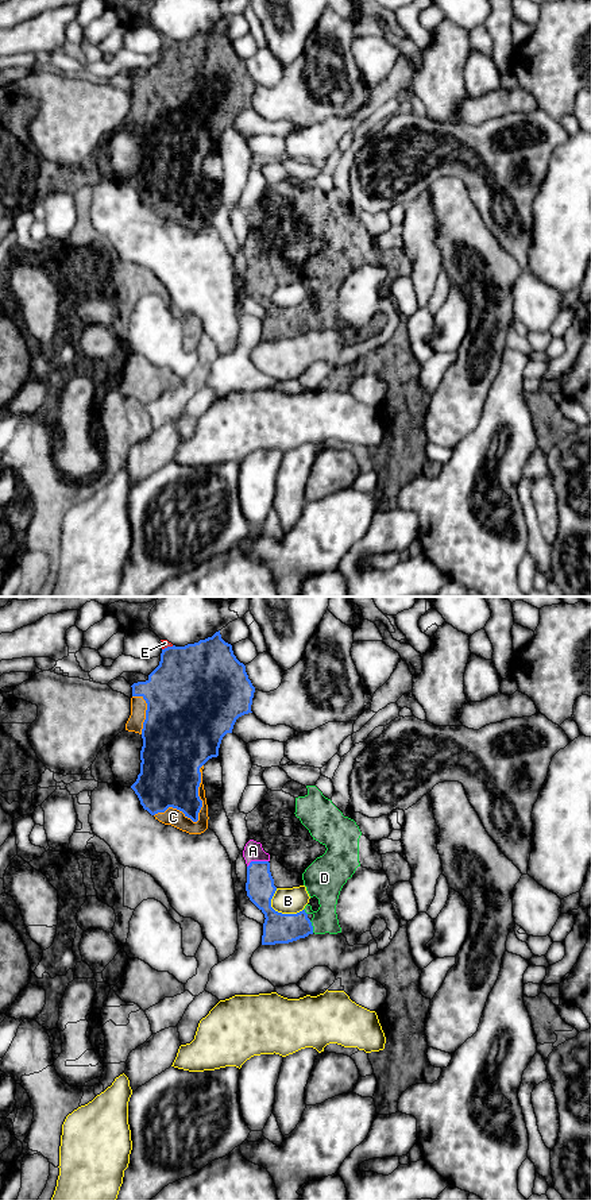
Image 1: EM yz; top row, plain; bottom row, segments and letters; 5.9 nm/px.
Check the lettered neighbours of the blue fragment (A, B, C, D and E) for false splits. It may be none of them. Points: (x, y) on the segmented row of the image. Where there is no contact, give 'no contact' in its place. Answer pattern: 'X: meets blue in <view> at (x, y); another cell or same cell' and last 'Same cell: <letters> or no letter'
A: meets blue in yz at (257, 861); same cell
B: meets blue in yz at (277, 911); another cell
C: meets blue in yz at (197, 814); same cell
D: meets blue in yz at (312, 926); same cell
E: meets blue in yz at (167, 647); same cell
Same cell: A, C, D, E

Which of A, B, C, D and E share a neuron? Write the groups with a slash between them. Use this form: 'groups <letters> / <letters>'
groups A C D E / B

